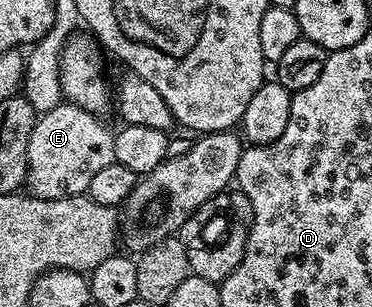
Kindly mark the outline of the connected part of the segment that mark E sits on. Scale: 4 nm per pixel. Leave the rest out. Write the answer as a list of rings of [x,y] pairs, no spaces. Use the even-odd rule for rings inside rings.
[[[70,102],[59,103],[54,109],[43,112],[37,118],[34,129],[30,133],[30,145],[28,146],[28,177],[27,186],[31,194],[40,199],[61,199],[62,197],[74,197],[87,192],[91,179],[106,169],[106,165],[116,162],[114,157],[114,131],[104,124],[101,116],[90,113],[84,107],[79,107]]]

